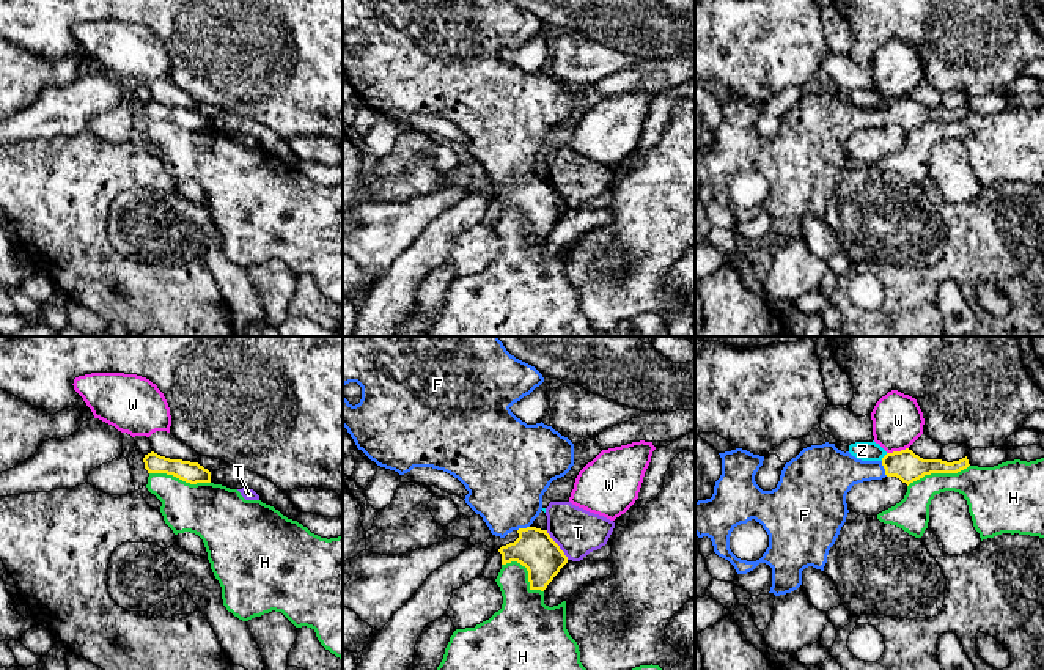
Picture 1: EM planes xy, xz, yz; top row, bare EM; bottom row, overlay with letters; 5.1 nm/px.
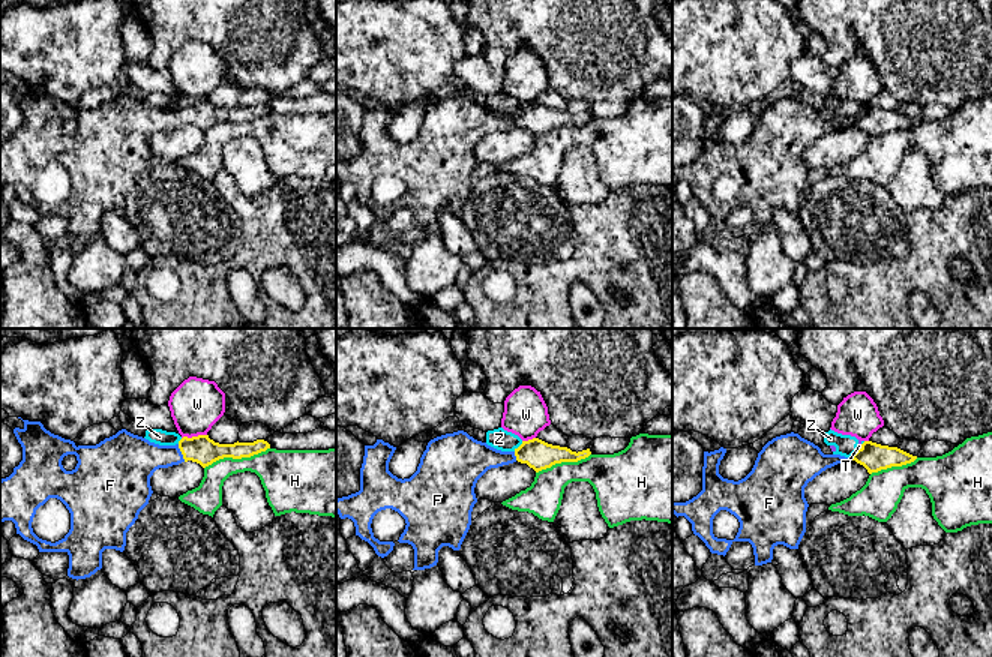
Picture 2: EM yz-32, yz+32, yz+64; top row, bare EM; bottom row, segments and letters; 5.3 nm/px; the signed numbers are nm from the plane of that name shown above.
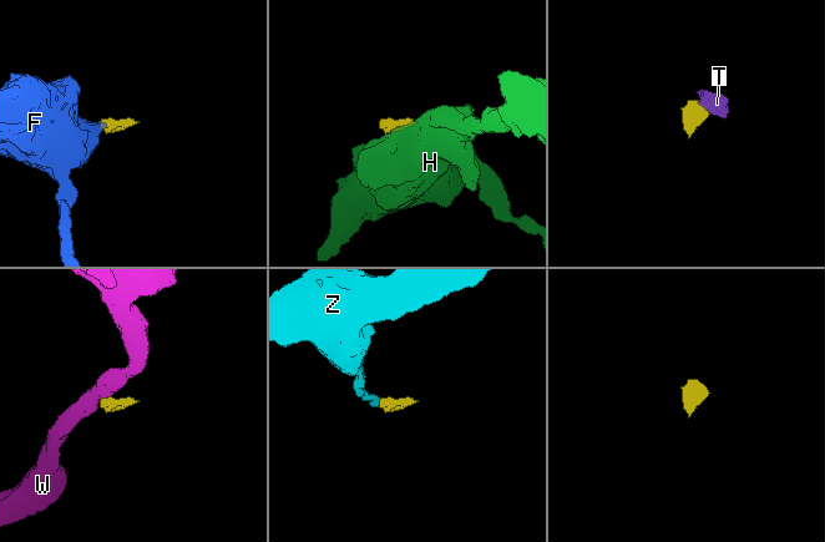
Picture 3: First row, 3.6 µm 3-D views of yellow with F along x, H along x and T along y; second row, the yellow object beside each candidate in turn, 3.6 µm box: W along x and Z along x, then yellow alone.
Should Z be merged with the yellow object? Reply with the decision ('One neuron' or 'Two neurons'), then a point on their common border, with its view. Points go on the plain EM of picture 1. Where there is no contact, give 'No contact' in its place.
Two neurons. Touches yellow at yz (884, 104)

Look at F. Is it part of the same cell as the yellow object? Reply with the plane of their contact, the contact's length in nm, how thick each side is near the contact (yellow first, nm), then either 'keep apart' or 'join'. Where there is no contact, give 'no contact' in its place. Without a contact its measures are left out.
yz | 90 nm | 150/220 nm | join

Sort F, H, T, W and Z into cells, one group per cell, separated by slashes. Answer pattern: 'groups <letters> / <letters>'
groups F / H / T Z / W

